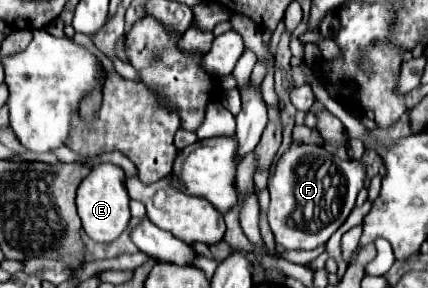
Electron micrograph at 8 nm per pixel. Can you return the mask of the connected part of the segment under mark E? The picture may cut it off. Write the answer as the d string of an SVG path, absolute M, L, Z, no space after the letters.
M95 164L77 188L77 210L83 230L95 242L113 242L129 224L129 194L125 188L125 174L115 164Z

